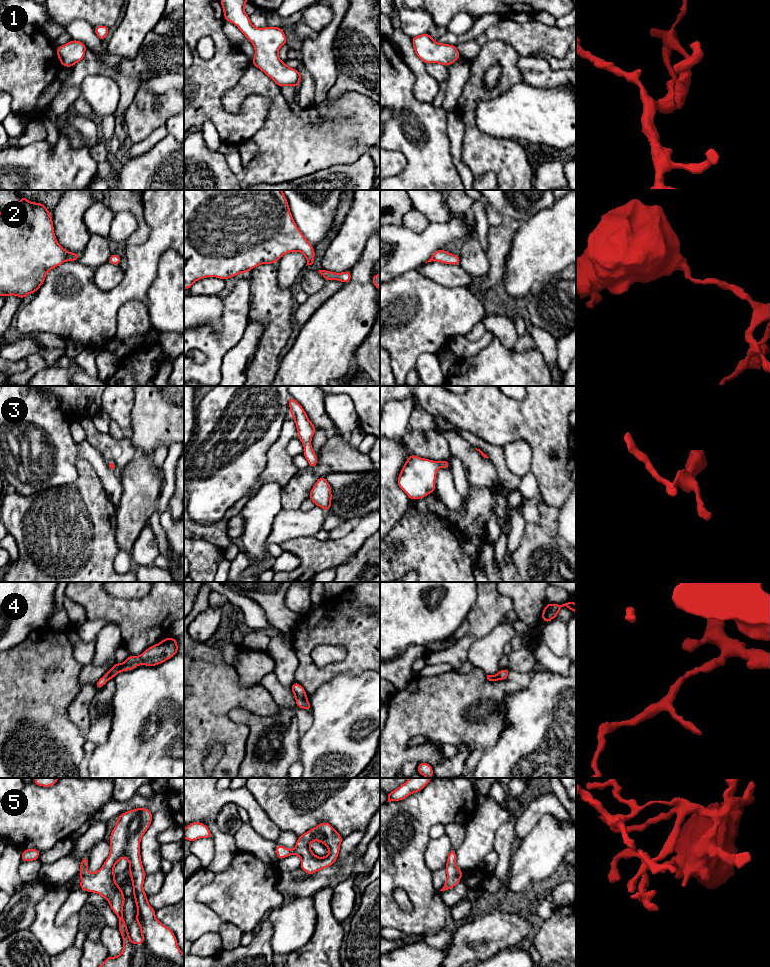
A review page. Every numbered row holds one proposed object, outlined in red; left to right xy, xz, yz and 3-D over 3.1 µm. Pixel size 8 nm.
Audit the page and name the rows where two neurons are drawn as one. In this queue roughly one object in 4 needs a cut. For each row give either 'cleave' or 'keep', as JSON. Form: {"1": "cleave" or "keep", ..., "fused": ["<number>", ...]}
{"1": "keep", "2": "keep", "3": "keep", "4": "keep", "5": "keep", "fused": []}

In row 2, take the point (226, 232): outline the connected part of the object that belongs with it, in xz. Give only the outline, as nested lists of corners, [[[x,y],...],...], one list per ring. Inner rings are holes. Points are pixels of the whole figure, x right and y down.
[[[184,190],[184,290],[199,279],[228,279],[248,273],[261,264],[276,263],[281,256],[301,252],[307,265],[314,261],[314,248],[299,230],[282,190]]]

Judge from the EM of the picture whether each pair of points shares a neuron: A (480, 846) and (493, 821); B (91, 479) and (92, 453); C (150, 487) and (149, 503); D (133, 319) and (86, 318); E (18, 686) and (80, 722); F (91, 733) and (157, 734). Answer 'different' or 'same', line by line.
A: same
B: different
C: same
D: different
E: different
F: different

